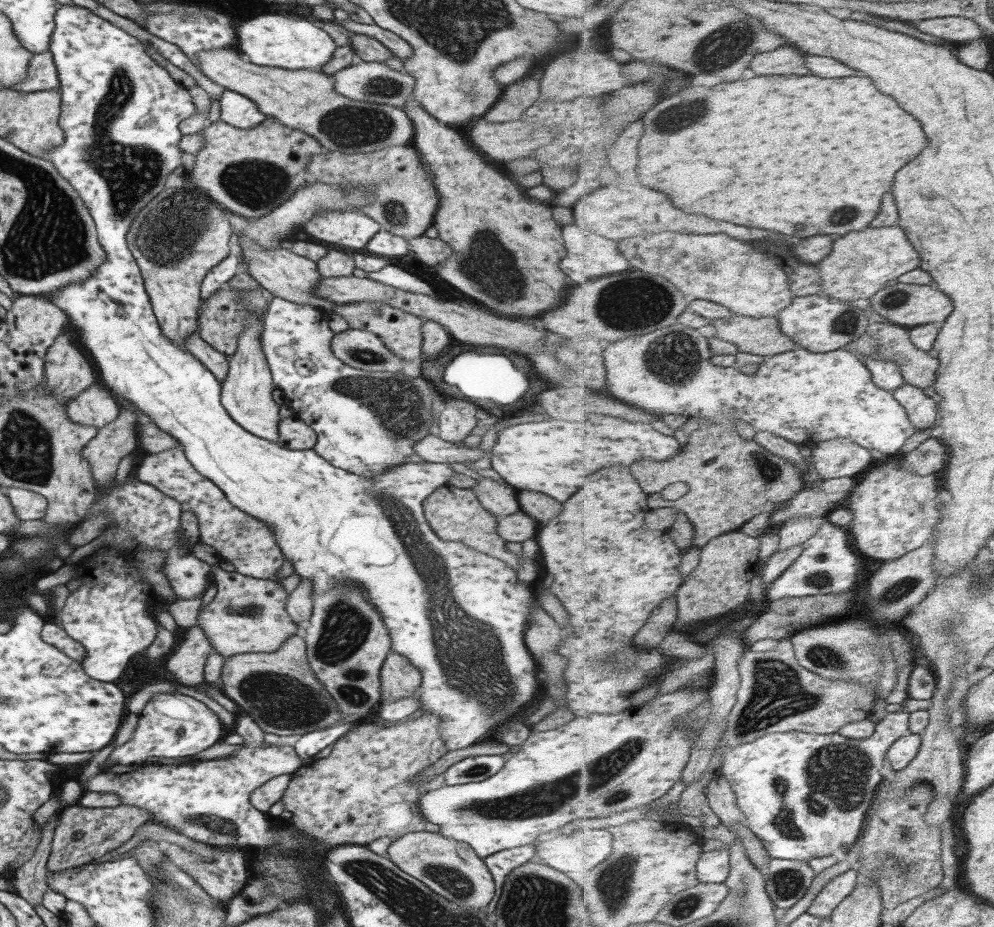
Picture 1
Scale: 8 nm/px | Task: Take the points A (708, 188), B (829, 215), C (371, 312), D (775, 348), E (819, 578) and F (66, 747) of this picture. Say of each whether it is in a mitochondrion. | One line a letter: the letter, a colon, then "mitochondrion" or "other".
A: other
B: mitochondrion
C: mitochondrion
D: other
E: mitochondrion
F: other

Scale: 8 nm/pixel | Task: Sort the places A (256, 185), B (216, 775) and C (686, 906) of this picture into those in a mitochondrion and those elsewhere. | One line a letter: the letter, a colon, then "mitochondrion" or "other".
A: mitochondrion
B: other
C: mitochondrion

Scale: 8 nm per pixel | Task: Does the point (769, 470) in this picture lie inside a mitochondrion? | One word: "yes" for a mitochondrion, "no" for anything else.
yes

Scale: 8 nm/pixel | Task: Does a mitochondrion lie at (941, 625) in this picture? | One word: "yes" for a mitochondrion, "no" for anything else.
yes

